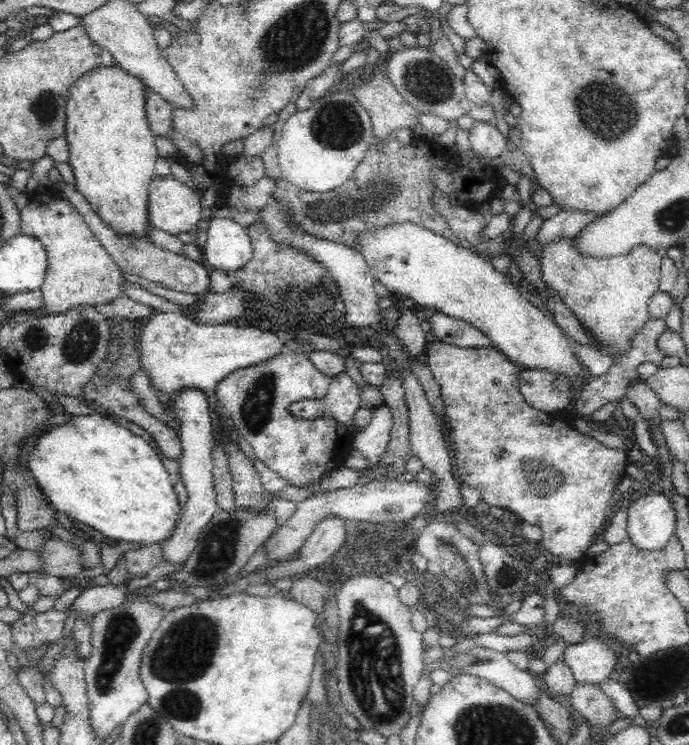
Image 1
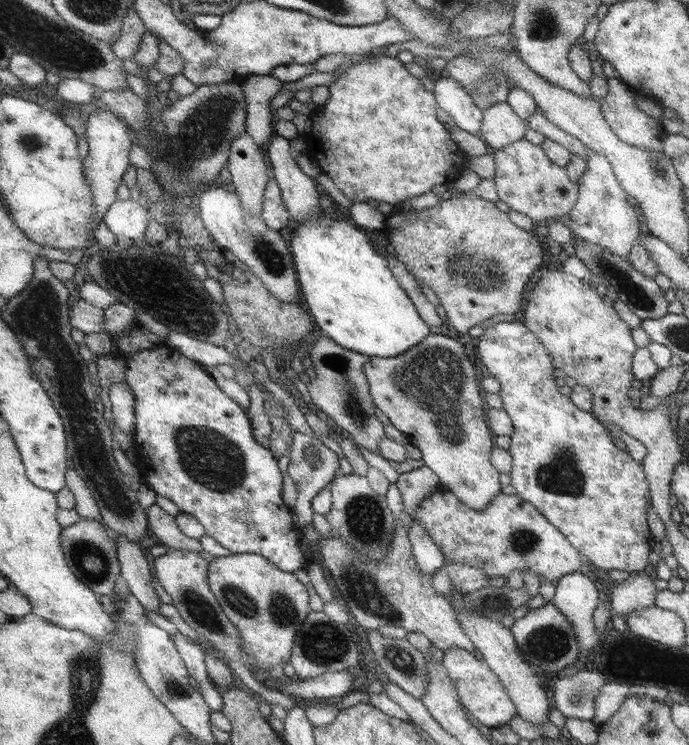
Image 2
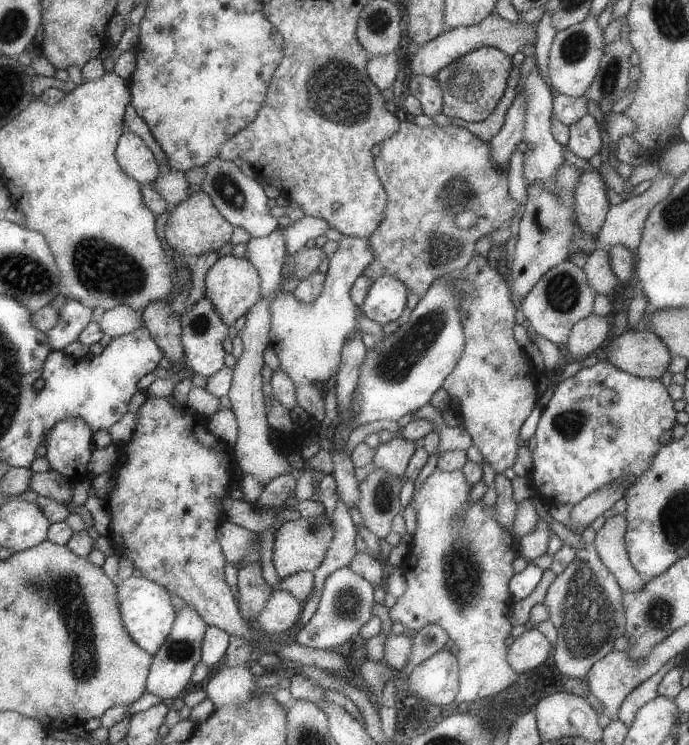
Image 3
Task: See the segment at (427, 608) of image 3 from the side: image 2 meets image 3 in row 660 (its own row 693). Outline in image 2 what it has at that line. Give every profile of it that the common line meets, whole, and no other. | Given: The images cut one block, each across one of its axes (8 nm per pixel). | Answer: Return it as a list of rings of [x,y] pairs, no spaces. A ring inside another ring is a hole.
[[[451,647],[442,651],[441,663],[453,681],[460,704],[483,726],[487,726],[489,729],[503,726],[517,714],[516,706],[513,706],[512,699],[508,697],[504,685],[497,675],[493,674],[484,659],[478,659],[471,651],[461,647]]]

